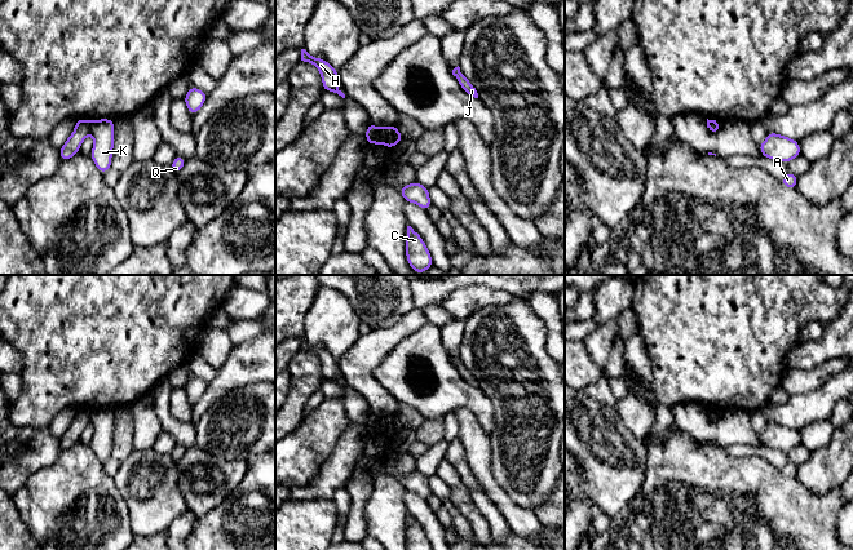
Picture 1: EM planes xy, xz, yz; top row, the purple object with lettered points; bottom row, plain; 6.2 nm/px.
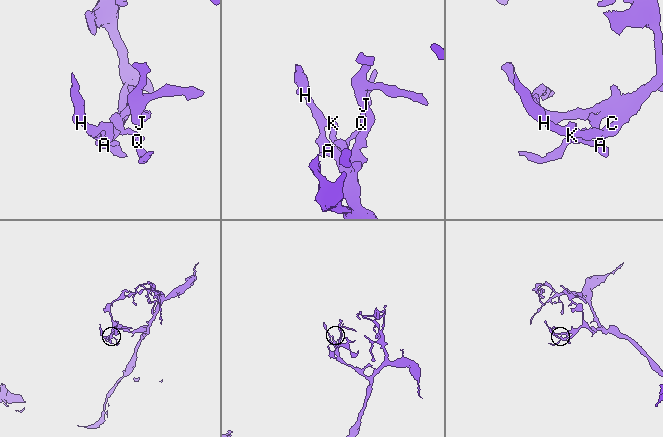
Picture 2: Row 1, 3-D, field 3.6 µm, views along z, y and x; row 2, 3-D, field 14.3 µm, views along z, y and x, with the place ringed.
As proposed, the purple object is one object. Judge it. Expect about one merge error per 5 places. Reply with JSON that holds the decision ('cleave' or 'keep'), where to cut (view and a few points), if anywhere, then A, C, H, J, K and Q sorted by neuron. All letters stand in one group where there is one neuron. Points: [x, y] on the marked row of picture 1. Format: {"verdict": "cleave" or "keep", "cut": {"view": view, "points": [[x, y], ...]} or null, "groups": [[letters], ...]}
{"verdict": "cleave", "cut": {"view": "xz", "points": [[379, 128], [380, 141]]}, "groups": [["A", "K"], ["C", "H", "J", "Q"]]}

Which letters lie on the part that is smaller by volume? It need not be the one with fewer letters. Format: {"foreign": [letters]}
{"foreign": ["A", "K"]}

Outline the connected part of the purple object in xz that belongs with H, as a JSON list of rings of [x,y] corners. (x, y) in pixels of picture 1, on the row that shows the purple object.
[[[301,49],[301,61],[314,65],[321,71],[324,92],[333,92],[345,98],[345,94],[337,88],[340,84],[337,70],[332,67],[326,59],[315,58],[305,49]]]

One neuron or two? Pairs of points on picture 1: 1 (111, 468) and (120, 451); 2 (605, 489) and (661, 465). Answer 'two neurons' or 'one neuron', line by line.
1: two neurons
2: two neurons

